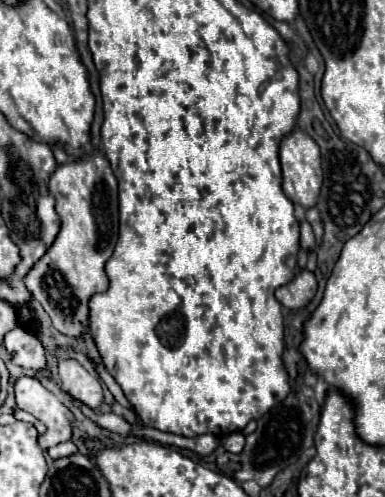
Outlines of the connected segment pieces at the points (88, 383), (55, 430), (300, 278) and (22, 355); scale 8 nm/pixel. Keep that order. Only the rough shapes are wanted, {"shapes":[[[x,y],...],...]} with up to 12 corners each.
{"shapes":[[[59,360],[61,386],[89,408],[103,390],[77,360]],[[31,376],[15,380],[17,406],[47,426],[43,450],[67,442],[73,412]],[[301,270],[275,298],[289,310],[299,310],[317,292],[315,274]],[[29,328],[5,334],[13,362],[45,370],[45,348]]]}

